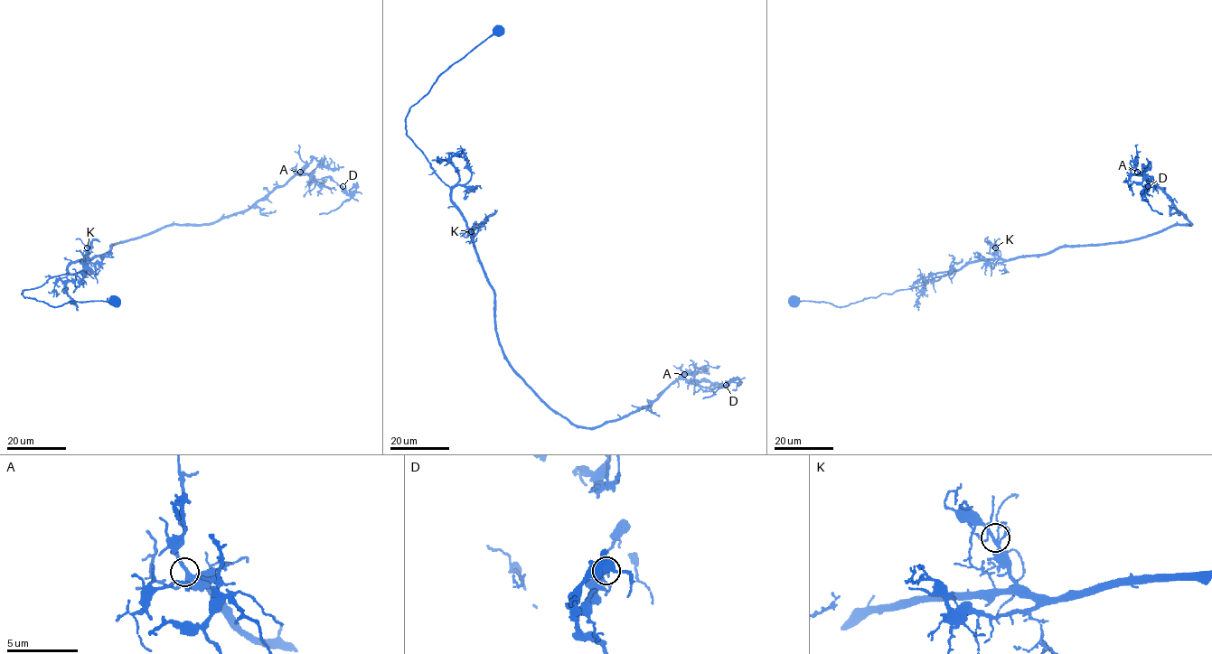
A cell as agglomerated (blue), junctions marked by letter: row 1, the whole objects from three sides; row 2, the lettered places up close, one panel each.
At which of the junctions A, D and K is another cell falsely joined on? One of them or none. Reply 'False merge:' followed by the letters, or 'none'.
False merge: D

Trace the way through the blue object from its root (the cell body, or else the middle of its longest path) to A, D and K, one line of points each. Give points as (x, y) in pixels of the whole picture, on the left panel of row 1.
A: (116, 301), (54, 307), (22, 293), (114, 244), (170, 225), (213, 223), (243, 212), (300, 172)
D: (116, 301), (54, 307), (22, 293), (114, 244), (243, 212), (298, 173), (342, 186)
K: (116, 301), (54, 307), (22, 294), (64, 275), (72, 262), (86, 256), (87, 247)

